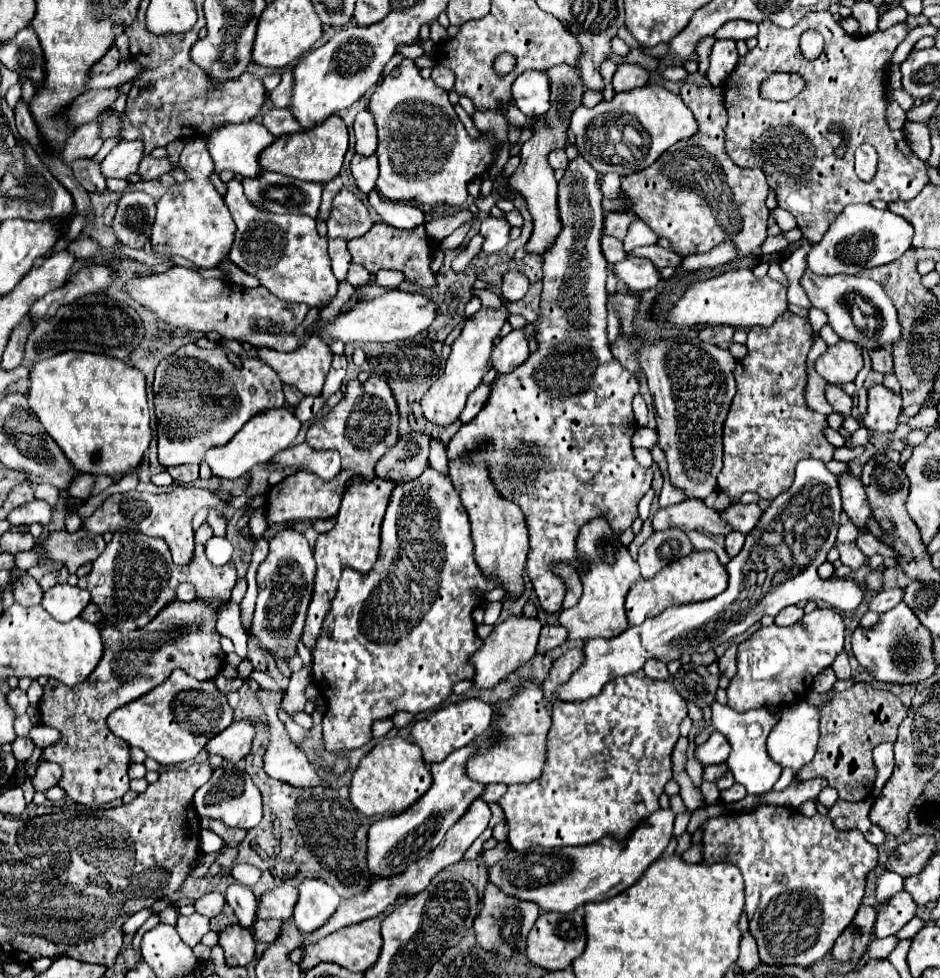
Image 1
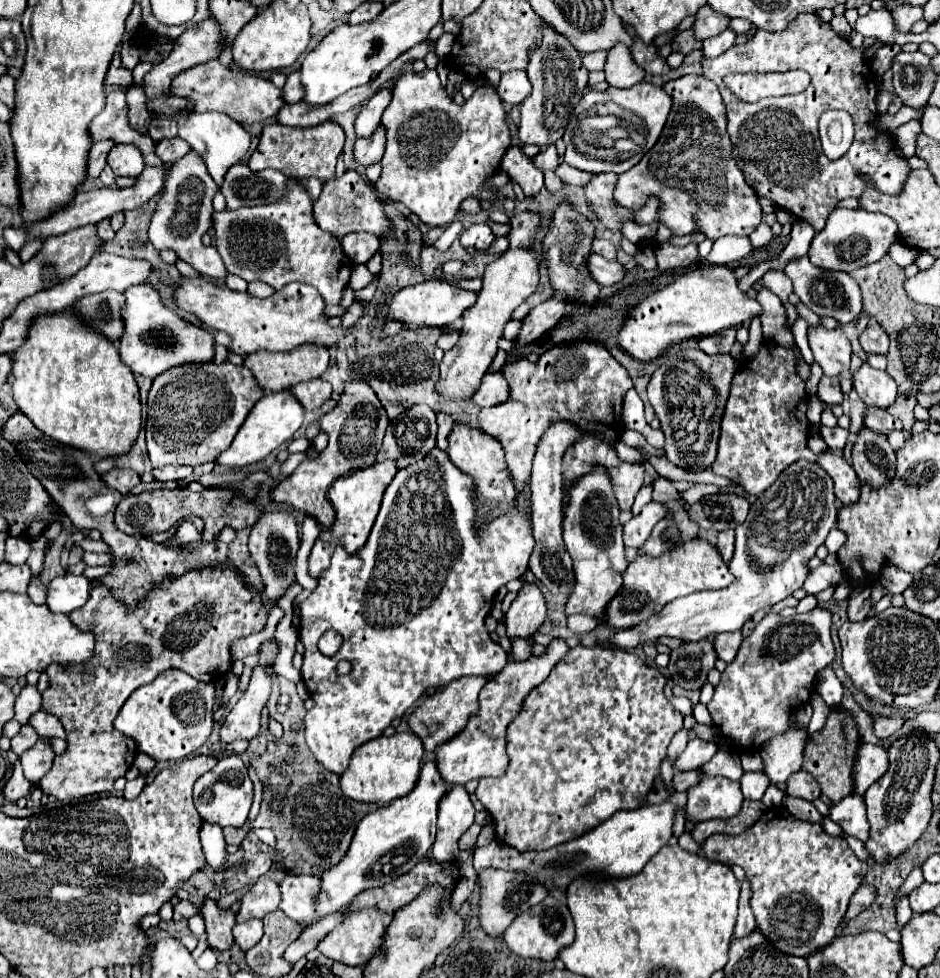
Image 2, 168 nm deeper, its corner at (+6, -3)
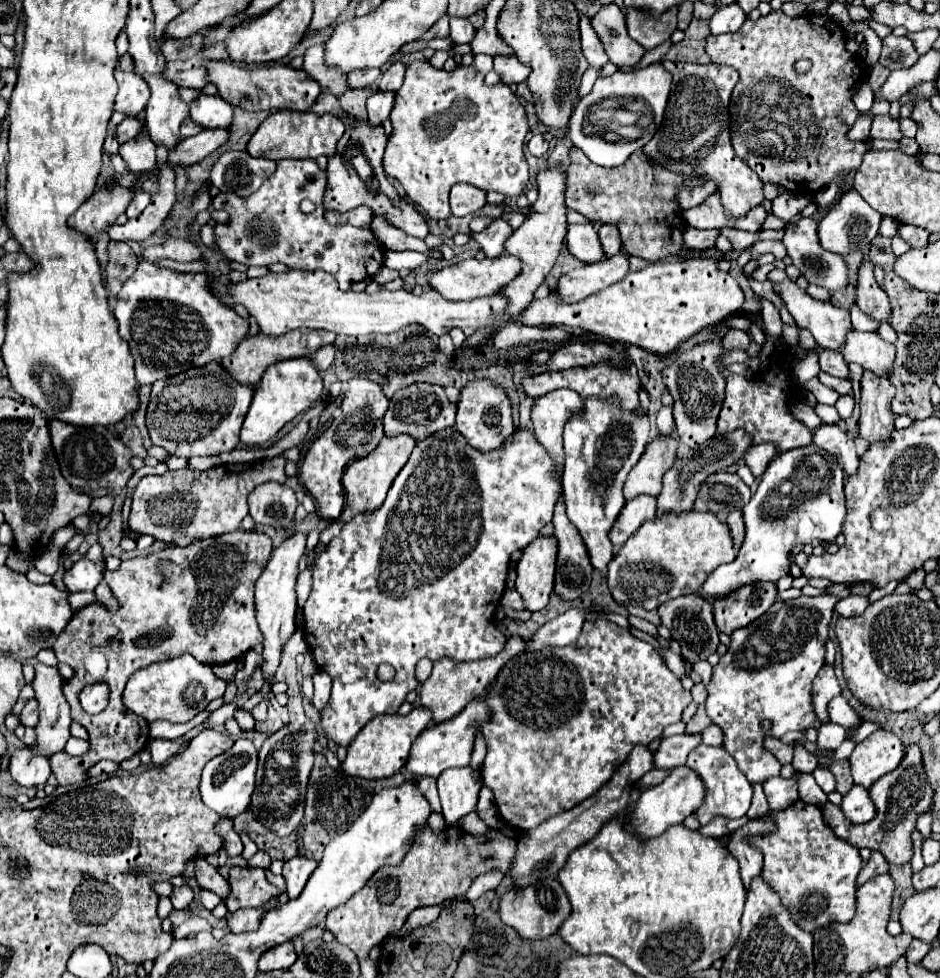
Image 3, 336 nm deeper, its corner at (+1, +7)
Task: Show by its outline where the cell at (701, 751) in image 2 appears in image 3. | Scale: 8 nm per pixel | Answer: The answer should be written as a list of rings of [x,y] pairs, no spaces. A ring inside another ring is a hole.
[[[679,734],[679,736],[669,736],[663,738],[659,748],[655,750],[655,768],[661,770],[671,770],[675,766],[685,764],[687,754],[701,742],[701,736],[691,736],[691,734]]]

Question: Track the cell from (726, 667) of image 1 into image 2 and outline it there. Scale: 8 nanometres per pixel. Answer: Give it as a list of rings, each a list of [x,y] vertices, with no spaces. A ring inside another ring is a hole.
[[[740,630],[738,632],[726,632],[726,634],[718,634],[714,638],[714,650],[718,654],[720,660],[724,660],[726,664],[730,664],[740,648],[740,642],[742,642],[742,636],[740,636]]]

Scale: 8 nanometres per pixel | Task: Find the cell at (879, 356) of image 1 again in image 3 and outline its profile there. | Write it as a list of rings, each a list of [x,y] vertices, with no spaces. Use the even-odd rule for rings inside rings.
[[[865,258],[861,268],[859,268],[859,278],[857,278],[855,292],[857,292],[857,306],[865,314],[869,314],[877,322],[889,320],[889,314],[891,314],[889,298],[887,298],[885,290],[877,284],[869,258]]]

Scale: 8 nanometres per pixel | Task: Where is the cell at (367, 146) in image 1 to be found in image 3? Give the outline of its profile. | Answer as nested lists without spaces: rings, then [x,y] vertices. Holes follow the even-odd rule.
[[[393,62],[387,72],[381,76],[381,82],[379,82],[379,88],[381,90],[393,90],[397,92],[403,84],[403,74],[405,74],[405,64],[403,62]]]

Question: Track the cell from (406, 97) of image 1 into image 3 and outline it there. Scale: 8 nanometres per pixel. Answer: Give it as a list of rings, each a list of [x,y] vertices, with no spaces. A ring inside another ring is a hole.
[[[477,54],[471,66],[457,66],[451,72],[433,68],[429,62],[413,62],[407,66],[405,82],[397,92],[391,110],[393,134],[385,148],[383,168],[387,176],[401,182],[409,200],[435,220],[449,216],[449,190],[457,182],[473,184],[485,192],[495,190],[505,196],[519,196],[529,182],[529,166],[523,154],[523,140],[529,130],[527,112],[507,84],[485,84],[489,70],[491,56],[487,54]]]

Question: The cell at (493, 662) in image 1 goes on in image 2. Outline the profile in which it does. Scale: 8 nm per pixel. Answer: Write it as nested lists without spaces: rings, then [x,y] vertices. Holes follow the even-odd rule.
[[[530,584],[518,592],[518,598],[512,602],[510,610],[504,614],[506,636],[514,638],[532,638],[534,632],[542,626],[546,618],[546,602],[538,586]]]

